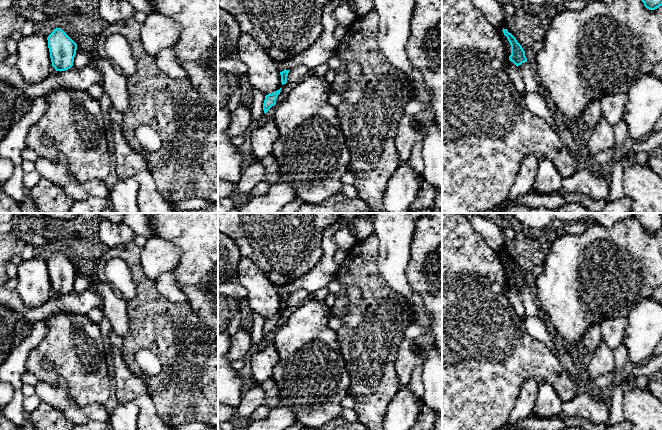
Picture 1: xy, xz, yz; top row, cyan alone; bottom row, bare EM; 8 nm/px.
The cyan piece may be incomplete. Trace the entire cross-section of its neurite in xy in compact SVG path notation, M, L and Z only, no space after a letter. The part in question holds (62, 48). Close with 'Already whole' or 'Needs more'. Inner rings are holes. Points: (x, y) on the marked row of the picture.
M60 28L47 37L52 66L56 71L65 71L73 66L77 44Z. Already whole

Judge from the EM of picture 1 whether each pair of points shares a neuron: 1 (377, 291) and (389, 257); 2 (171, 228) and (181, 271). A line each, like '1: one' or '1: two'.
1: two
2: one

